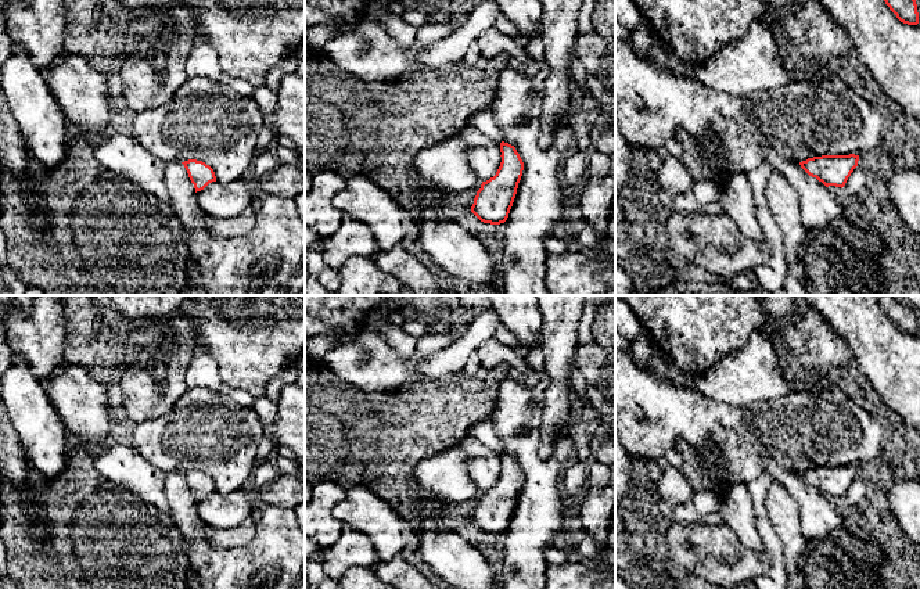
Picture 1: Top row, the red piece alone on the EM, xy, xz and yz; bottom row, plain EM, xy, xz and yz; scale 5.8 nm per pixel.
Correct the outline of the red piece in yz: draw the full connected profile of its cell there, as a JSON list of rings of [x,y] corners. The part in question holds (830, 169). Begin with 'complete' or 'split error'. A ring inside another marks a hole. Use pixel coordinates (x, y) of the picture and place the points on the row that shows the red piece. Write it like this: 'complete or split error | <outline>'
complete | [[[822,155],[799,162],[801,168],[816,177],[826,187],[844,187],[848,177],[858,166],[859,155]]]

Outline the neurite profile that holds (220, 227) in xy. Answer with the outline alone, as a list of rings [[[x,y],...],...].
[[[249,205],[237,216],[211,219],[208,231],[216,238],[233,238],[247,236],[255,227],[255,223],[256,212]]]

